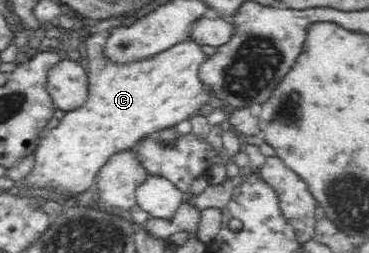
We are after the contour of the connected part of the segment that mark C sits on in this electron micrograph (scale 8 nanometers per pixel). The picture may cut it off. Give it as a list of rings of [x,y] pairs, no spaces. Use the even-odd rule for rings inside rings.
[[[191,31],[180,41],[162,51],[129,62],[112,60],[112,57],[108,56],[106,36],[106,33],[98,32],[86,41],[88,102],[75,111],[67,112],[53,129],[42,132],[38,141],[36,165],[32,173],[19,183],[27,187],[54,187],[73,195],[82,193],[95,181],[100,168],[110,162],[112,157],[129,151],[140,141],[140,138],[146,137],[146,134],[166,128],[171,129],[188,117],[207,112],[214,105],[219,104],[218,98],[201,78],[203,65],[210,61],[211,55],[204,51],[204,44]]]

